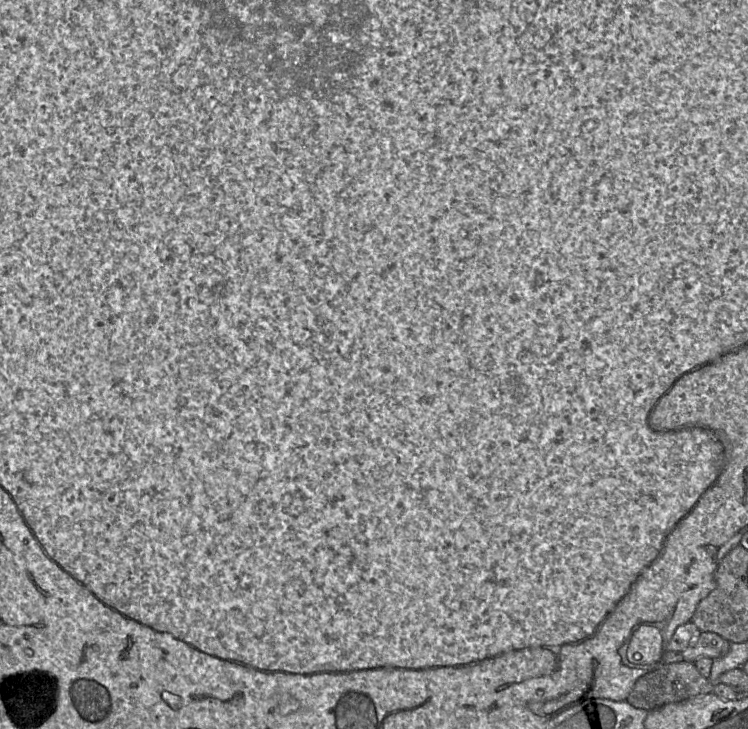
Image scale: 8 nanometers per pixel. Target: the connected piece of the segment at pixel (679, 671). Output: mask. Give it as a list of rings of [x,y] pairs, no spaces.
[[[680,661],[670,664],[661,664],[653,671],[640,677],[626,701],[633,707],[651,711],[662,706],[683,702],[696,696],[713,692],[714,684],[703,677],[694,663]]]

